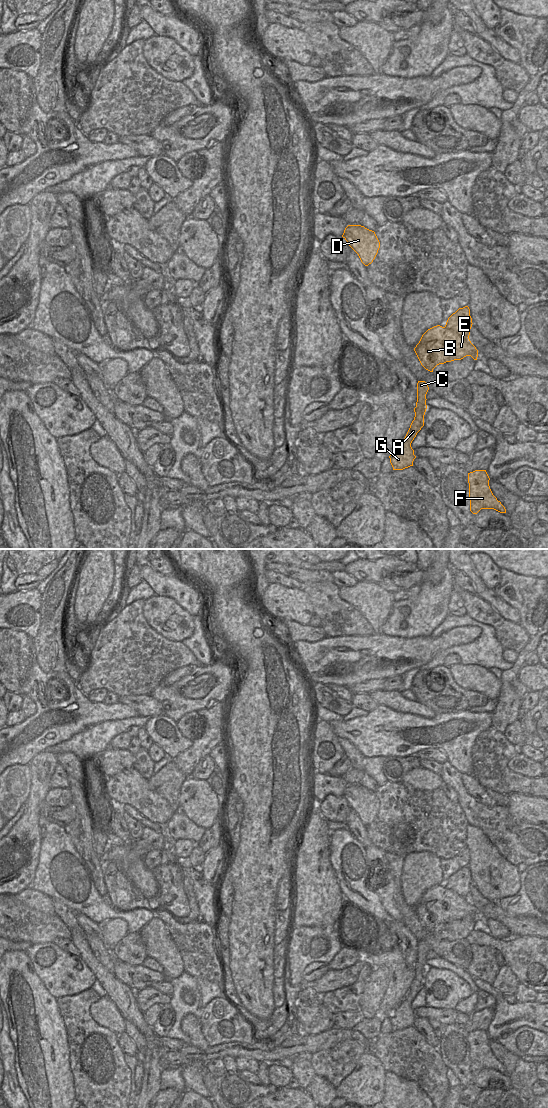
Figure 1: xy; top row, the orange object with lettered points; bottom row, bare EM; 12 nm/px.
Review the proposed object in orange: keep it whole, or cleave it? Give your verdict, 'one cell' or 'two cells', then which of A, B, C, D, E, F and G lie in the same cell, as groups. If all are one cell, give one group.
one cell; groups A B C D E F G

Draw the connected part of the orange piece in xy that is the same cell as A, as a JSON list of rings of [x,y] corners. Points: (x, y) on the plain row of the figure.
[[[418,941],[417,962],[416,967],[414,968],[414,980],[412,981],[410,988],[401,1004],[398,1005],[394,1012],[389,1016],[393,1030],[403,1030],[413,1026],[413,1021],[416,1016],[414,1015],[414,1010],[411,1007],[411,1003],[417,993],[424,986],[424,975],[427,969],[426,954],[428,950],[429,947],[425,941]]]

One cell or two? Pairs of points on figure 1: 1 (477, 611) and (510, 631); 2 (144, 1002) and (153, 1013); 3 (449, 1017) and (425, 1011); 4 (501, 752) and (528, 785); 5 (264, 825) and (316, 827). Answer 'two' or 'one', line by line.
1: one
2: two
3: one
4: one
5: two

